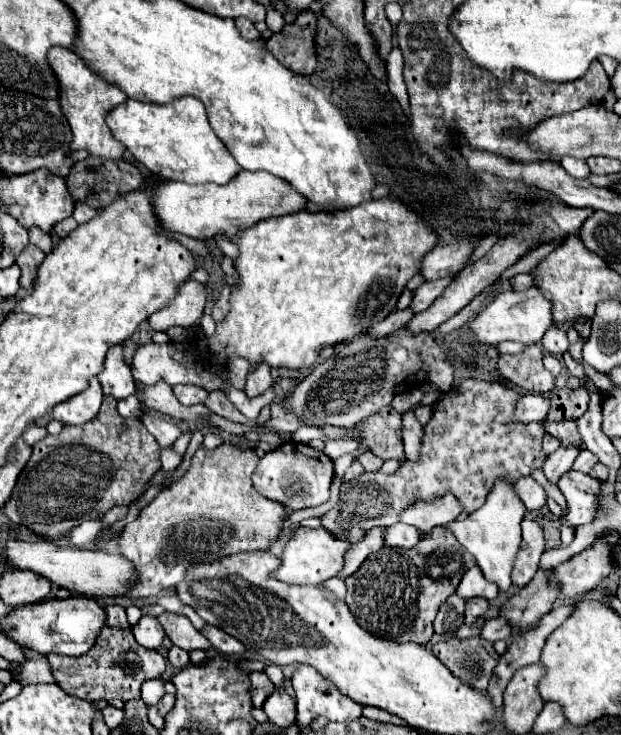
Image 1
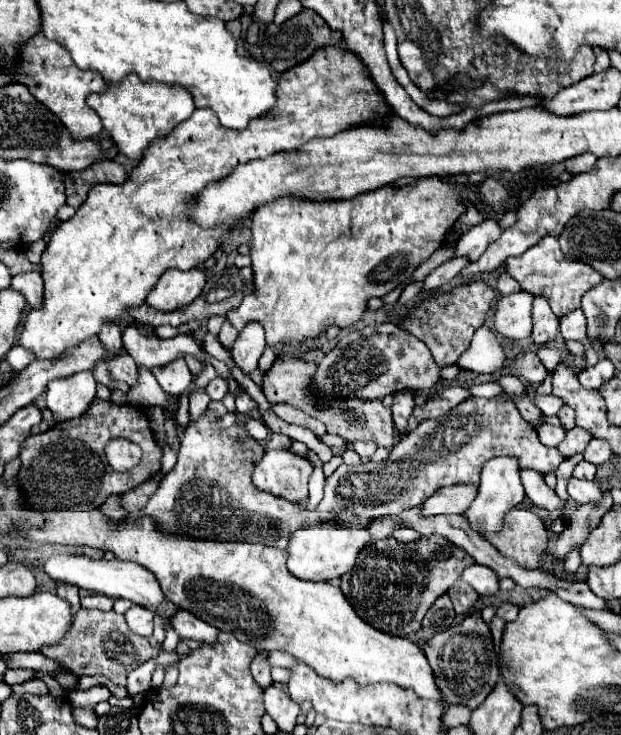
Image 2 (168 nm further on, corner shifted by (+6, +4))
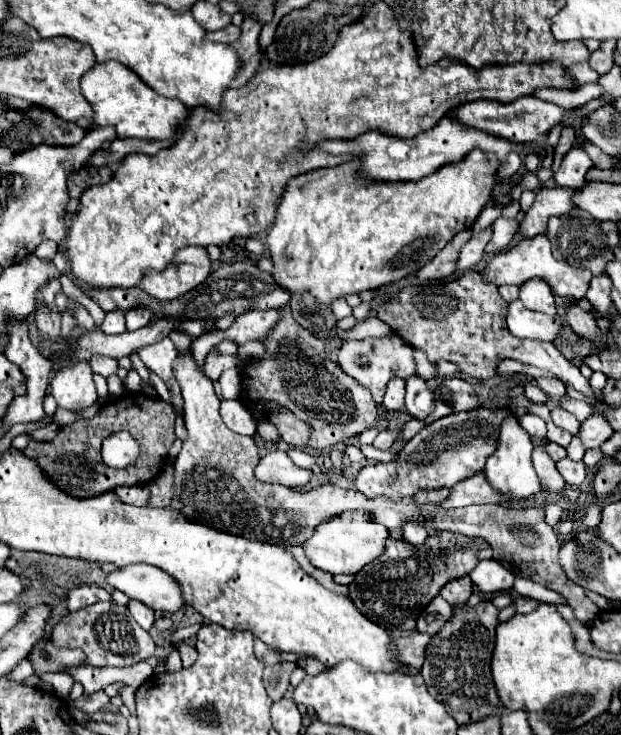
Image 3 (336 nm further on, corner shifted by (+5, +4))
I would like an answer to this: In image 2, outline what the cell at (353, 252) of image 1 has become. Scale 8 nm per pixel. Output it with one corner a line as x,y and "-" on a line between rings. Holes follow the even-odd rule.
432,176
432,178
420,178
412,184
406,186
382,186
378,190
372,192
364,192
358,194
354,198
348,200
324,200
324,202
314,202
314,200
292,200
292,198
280,198
280,200
272,200
260,208
254,210
252,214
252,250
250,250
250,258
252,258
252,270
254,270
254,282
256,282
256,292
250,294
248,298
242,300
242,304
234,310
228,312
226,320
236,328
242,330
244,324
248,322
260,322
266,330
266,342
270,348
278,346
280,342
290,342
290,340
304,340
304,338
312,338
322,334
328,326
336,324
340,328
352,326
356,324
362,314
366,312
366,302
370,298
380,298
384,294
388,294
390,290
394,290
398,284
402,284
406,278
412,276
412,272
432,256
432,252
436,248
440,248
440,244
444,242
446,234
452,230
454,222
458,220
460,214
466,212
466,198
462,196
462,188
458,184
446,184
442,182
440,176

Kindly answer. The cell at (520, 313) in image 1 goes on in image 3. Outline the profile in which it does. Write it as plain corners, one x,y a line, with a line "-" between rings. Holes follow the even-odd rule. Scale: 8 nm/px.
515,300
509,304
509,314
507,314
507,328
513,336
517,338
529,338
529,340
541,340
541,342
551,342
557,338
561,330
561,320
557,316
549,318
541,312
527,310
521,300

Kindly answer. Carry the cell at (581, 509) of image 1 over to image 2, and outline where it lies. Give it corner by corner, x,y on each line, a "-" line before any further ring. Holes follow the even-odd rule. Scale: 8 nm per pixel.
468,398
436,420
422,420
420,426
412,434
404,434
400,438
400,442
390,450
388,460
380,464
368,462
368,464
358,464
358,466
342,464
330,478
326,478
324,498
318,504
318,510
338,512
340,524
346,528
364,528
368,526
368,522
376,520
378,516
400,514
402,510
422,504
442,486
452,486
452,484
476,484
478,486
482,464
496,456
514,456
520,460
520,468
532,468
542,474
556,470
558,464
564,460
556,448
548,448
540,444
536,428
520,416
518,408
510,400

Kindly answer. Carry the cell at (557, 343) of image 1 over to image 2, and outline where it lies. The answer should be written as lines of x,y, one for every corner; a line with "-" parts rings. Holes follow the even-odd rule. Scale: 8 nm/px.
534,296
534,306
532,306
532,318
534,318
534,330
530,340
534,344
548,344
556,340
558,336
558,318
550,310
548,300
544,296

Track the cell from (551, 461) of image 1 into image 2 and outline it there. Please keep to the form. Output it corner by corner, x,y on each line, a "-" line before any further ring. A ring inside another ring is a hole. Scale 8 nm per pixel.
576,426
576,428
572,428
570,432
566,432
566,438
564,438
564,442
558,446
558,450
560,450
562,456
572,456
572,454
576,454
576,452
584,452
584,448
588,446
588,442
590,442
592,438
594,438
594,436
588,436
588,432
584,432
584,428

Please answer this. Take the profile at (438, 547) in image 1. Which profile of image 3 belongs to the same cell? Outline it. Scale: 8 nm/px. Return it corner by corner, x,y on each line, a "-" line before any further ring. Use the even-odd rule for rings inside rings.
435,532
421,546
403,540
387,540
385,552
367,564
349,584
349,598
371,622
389,632
413,632
419,614
455,578
467,576
491,552
483,540
473,540
453,532

